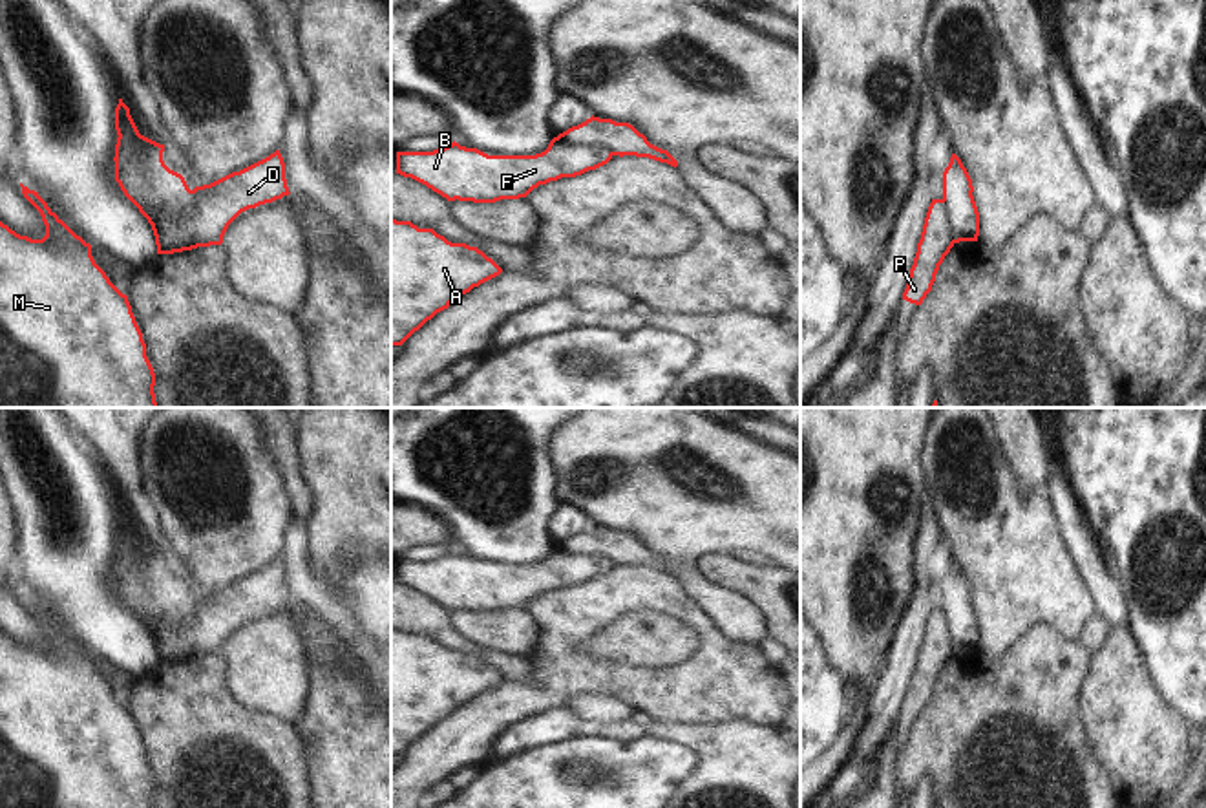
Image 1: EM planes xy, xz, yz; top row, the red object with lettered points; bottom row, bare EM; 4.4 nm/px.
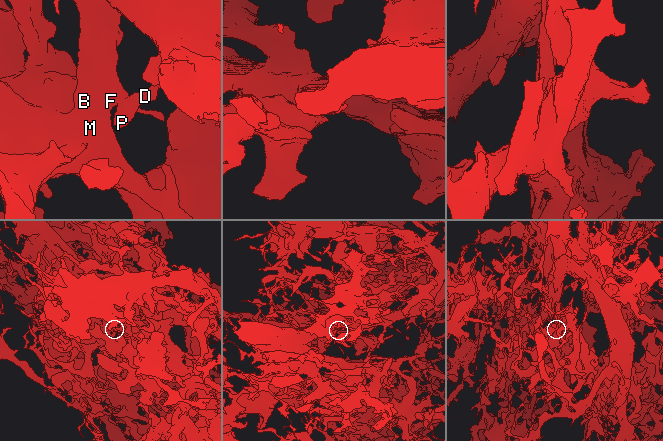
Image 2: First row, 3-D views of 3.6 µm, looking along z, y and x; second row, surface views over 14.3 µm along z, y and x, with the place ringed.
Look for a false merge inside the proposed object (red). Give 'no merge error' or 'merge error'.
merge error

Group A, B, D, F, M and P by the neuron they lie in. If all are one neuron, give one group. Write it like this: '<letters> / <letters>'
A B F M / D P

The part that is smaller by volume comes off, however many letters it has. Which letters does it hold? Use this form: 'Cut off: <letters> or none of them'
Cut off: D, P

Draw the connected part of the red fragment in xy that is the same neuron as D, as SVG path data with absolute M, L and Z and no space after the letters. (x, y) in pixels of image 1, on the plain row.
M276 559L269 567L192 600L192 612L172 625L163 620L152 633L157 664L221 654L228 634L245 620L289 605L285 572Z

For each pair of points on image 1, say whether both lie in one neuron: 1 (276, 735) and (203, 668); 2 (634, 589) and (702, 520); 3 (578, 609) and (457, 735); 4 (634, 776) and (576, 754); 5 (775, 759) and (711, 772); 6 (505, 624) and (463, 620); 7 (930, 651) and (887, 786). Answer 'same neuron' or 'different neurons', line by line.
1: same neuron
2: different neurons
3: same neuron
4: same neuron
5: same neuron
6: same neuron
7: same neuron

